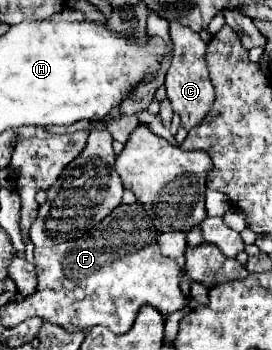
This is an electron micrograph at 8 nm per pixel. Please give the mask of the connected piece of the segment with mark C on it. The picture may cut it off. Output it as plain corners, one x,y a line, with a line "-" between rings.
170,21
170,37
174,43
174,53
172,53
172,65
166,73
166,93
174,113
180,115
182,125
186,129
192,129
204,119
204,115
214,103
214,87
206,63
206,41
196,31
192,31
186,25
180,25
178,21

